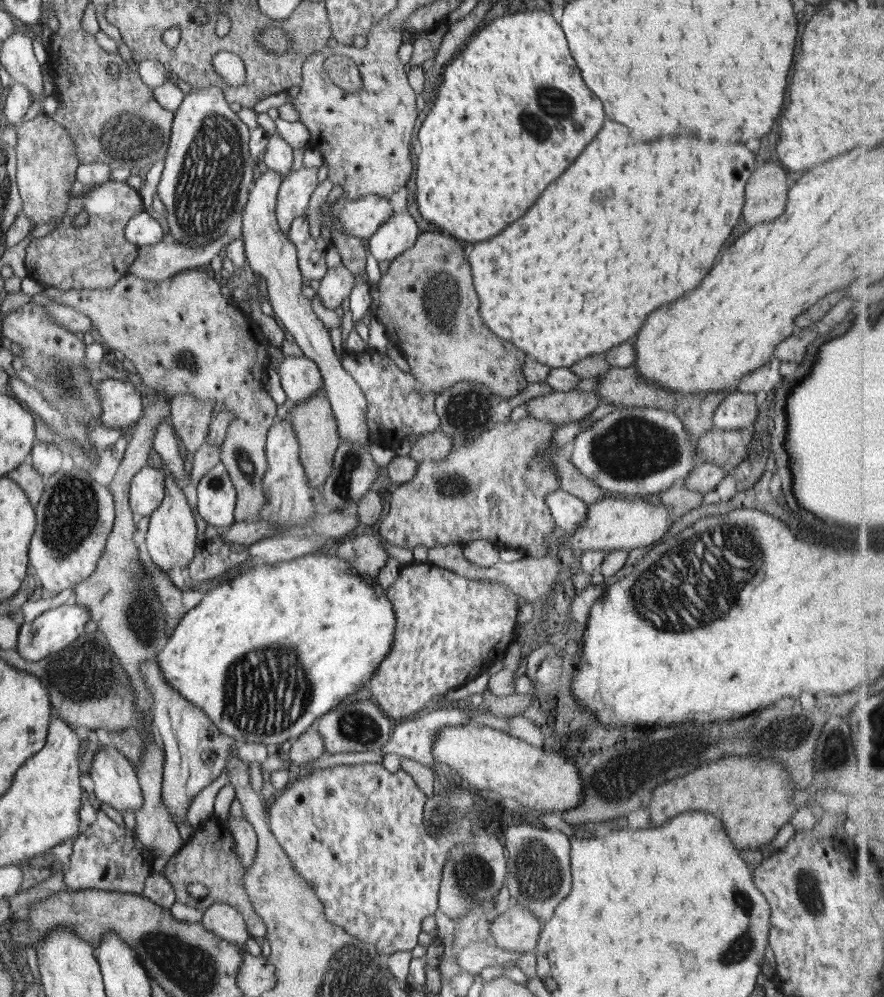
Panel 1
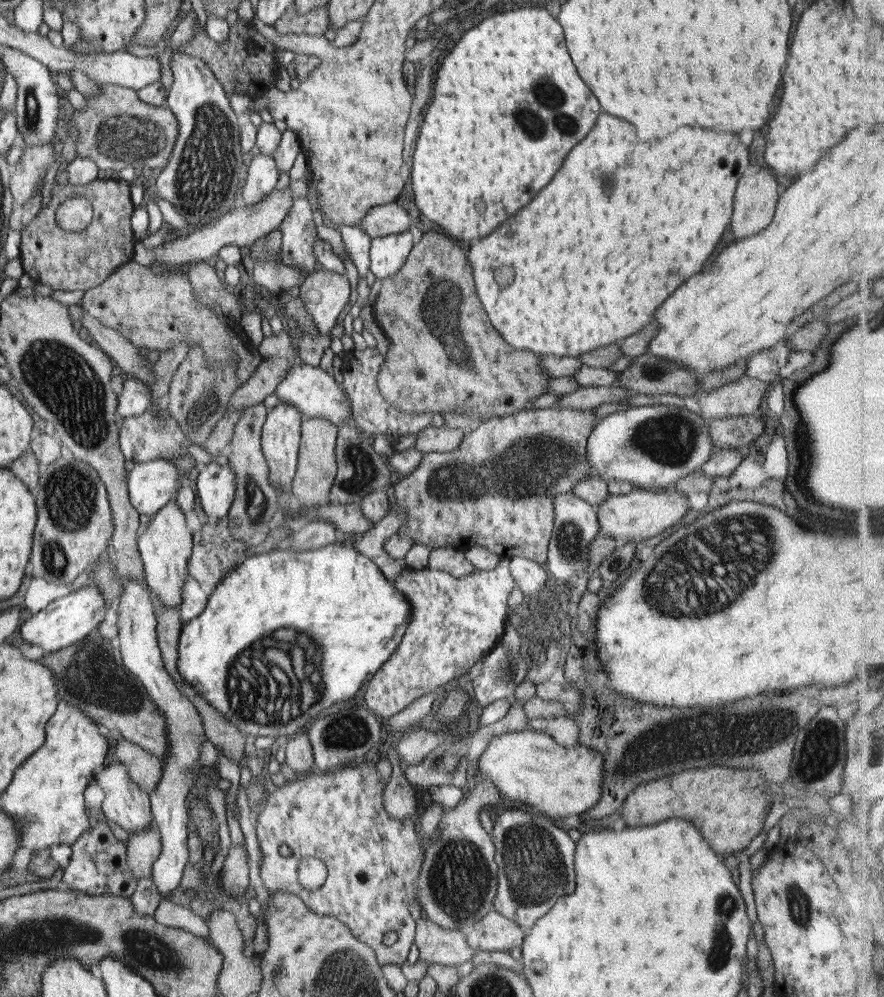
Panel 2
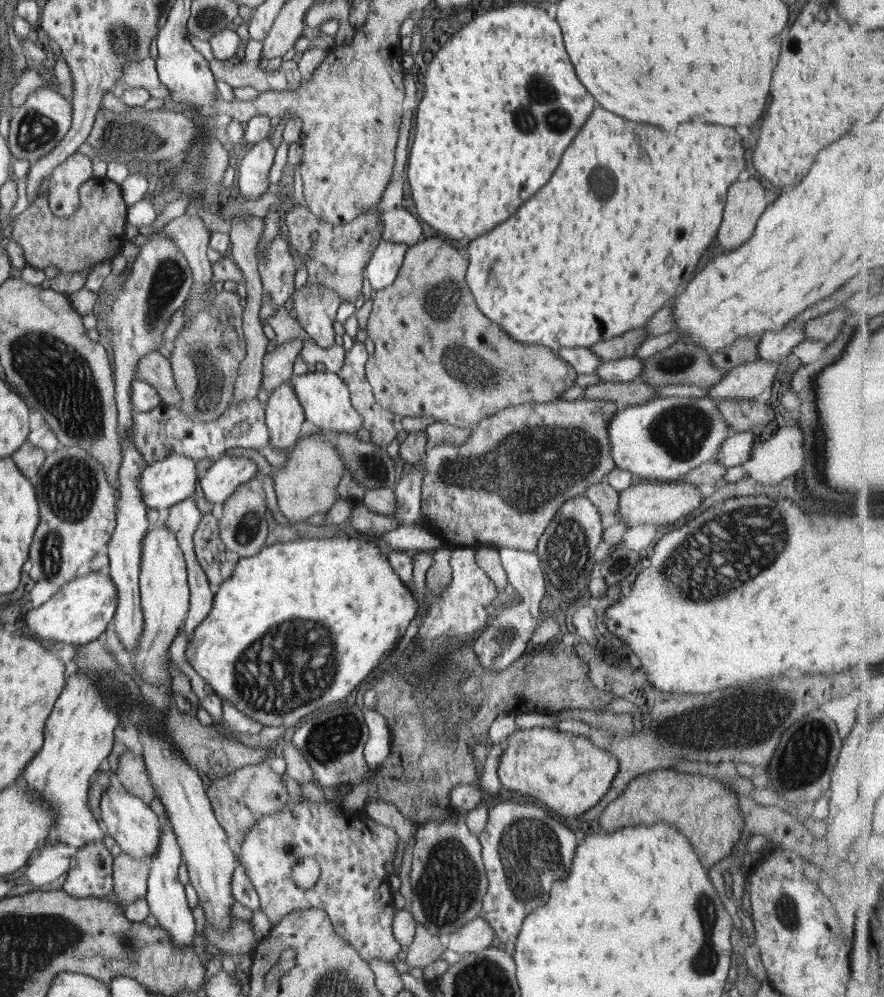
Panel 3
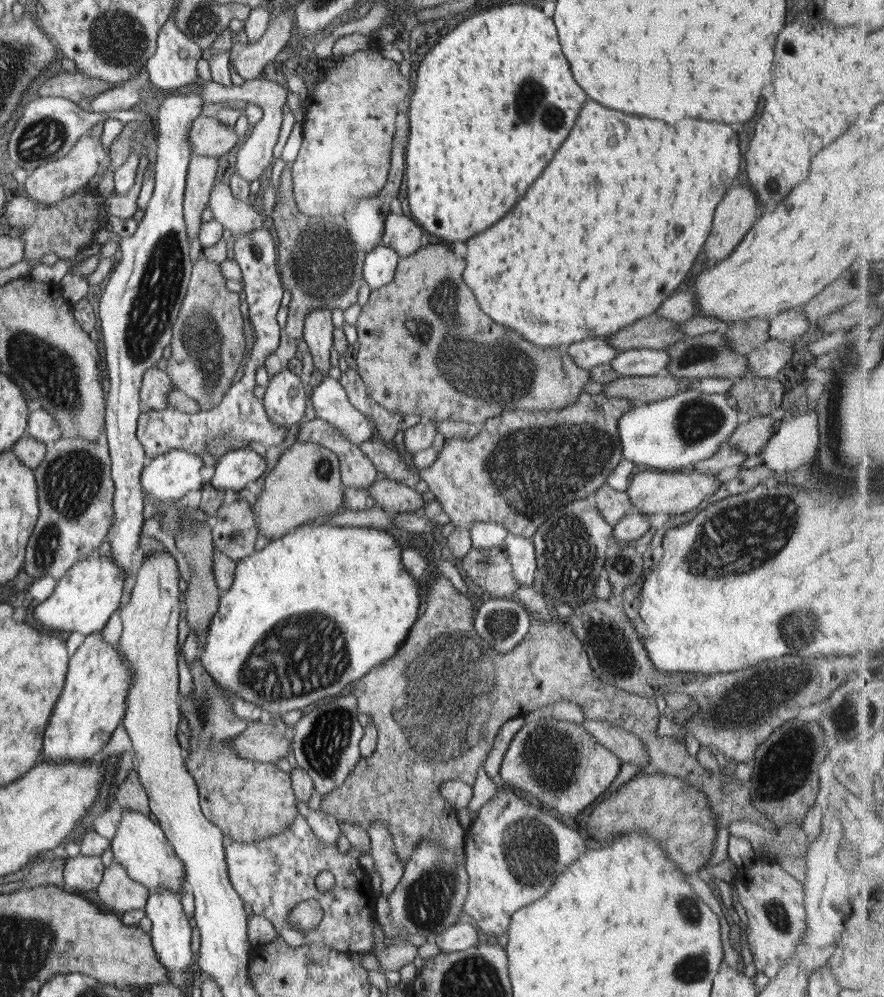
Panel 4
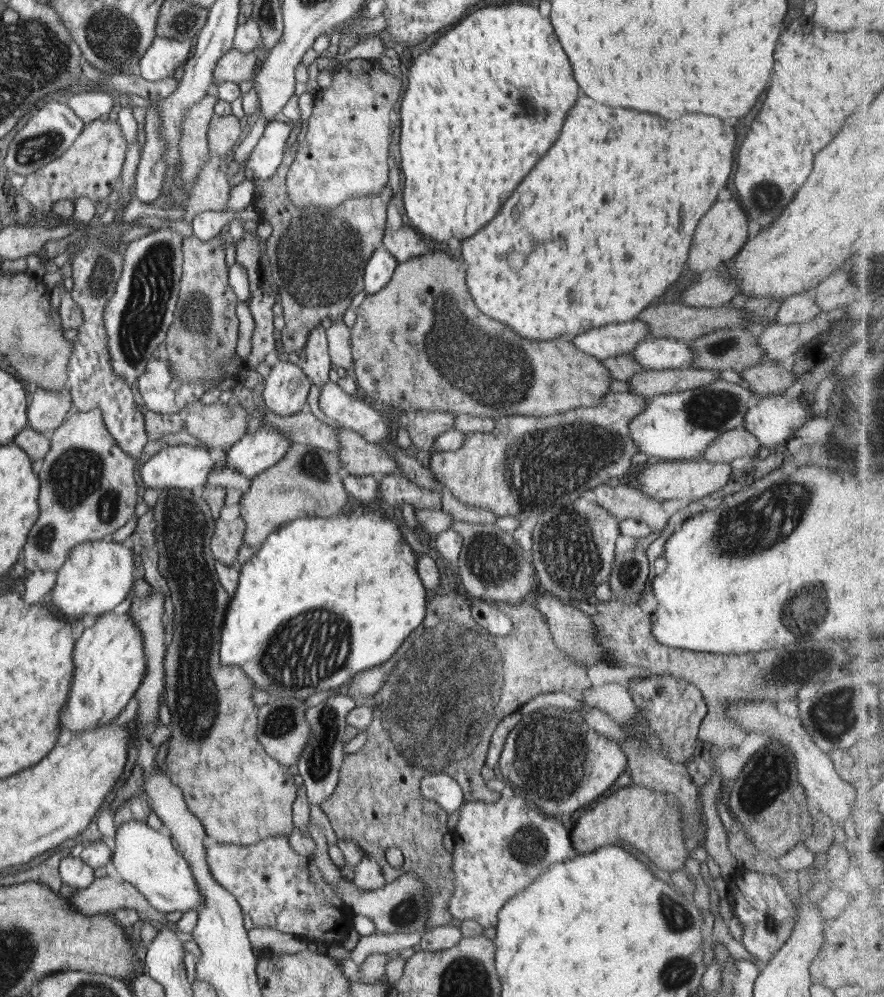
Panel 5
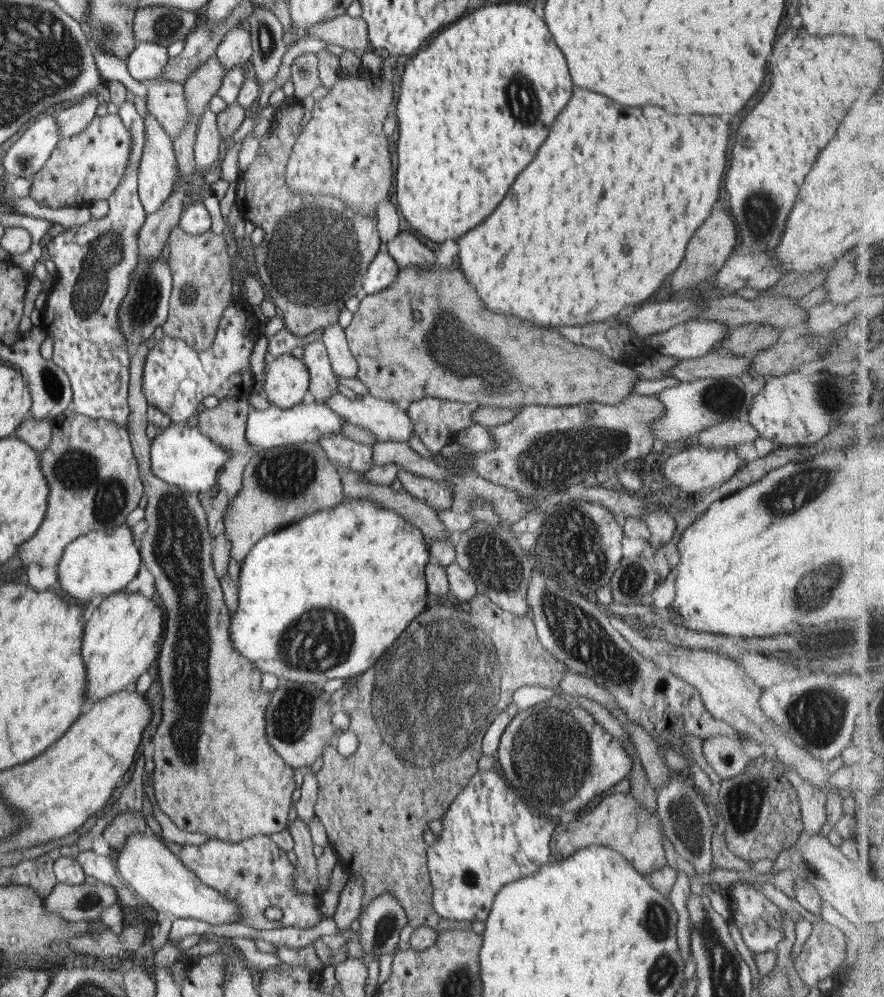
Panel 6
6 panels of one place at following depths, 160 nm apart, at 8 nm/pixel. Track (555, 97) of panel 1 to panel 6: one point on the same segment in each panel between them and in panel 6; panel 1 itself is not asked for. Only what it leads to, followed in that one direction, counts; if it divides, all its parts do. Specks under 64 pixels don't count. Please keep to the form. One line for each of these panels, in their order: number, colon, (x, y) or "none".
2: (508, 106)
3: (470, 157)
4: (470, 157)
5: (478, 113)
6: (476, 104)

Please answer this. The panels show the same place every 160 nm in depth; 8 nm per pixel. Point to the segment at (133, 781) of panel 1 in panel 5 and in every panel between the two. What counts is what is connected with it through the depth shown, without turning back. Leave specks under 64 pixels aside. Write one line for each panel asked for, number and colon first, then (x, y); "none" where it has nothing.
2: (125, 803)
3: (136, 828)
4: (139, 844)
5: (145, 857)

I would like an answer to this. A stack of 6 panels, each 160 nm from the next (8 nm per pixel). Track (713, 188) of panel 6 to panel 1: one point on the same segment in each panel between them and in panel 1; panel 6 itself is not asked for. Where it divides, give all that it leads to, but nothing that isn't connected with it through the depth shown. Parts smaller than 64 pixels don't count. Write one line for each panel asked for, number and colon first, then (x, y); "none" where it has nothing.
1: (571, 279)
2: (611, 237)
3: (603, 246)
4: (608, 232)
5: (603, 224)

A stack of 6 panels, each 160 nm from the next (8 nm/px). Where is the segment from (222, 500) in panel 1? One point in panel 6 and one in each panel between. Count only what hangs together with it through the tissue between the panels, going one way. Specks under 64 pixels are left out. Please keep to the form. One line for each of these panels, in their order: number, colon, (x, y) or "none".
2: (216, 485)
3: (226, 474)
4: (234, 469)
5: (254, 453)
6: (274, 427)

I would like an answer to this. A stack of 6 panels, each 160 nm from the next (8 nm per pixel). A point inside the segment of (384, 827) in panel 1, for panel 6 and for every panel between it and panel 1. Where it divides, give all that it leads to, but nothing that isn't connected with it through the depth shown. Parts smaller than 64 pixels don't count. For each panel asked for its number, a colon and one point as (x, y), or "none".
2: (373, 861)
3: (354, 889)
4: (273, 875)
5: (279, 889)
6: (254, 873)

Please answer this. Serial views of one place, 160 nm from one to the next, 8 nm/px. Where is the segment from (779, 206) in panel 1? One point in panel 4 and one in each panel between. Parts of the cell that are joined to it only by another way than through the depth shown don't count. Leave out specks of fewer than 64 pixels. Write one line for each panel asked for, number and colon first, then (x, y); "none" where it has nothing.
2: (756, 196)
3: (747, 201)
4: (735, 215)

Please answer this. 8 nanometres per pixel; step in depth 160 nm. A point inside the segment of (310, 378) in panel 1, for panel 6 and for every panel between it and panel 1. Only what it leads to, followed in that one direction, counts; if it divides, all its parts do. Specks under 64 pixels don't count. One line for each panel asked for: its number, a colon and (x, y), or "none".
2: (315, 393)
3: (325, 399)
4: (329, 399)
5: (367, 420)
6: (387, 420)

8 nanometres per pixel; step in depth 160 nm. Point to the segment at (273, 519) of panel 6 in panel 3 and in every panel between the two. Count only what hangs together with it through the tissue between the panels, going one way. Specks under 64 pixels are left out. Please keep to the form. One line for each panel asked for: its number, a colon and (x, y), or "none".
3: (304, 485)
4: (305, 485)
5: (308, 481)

